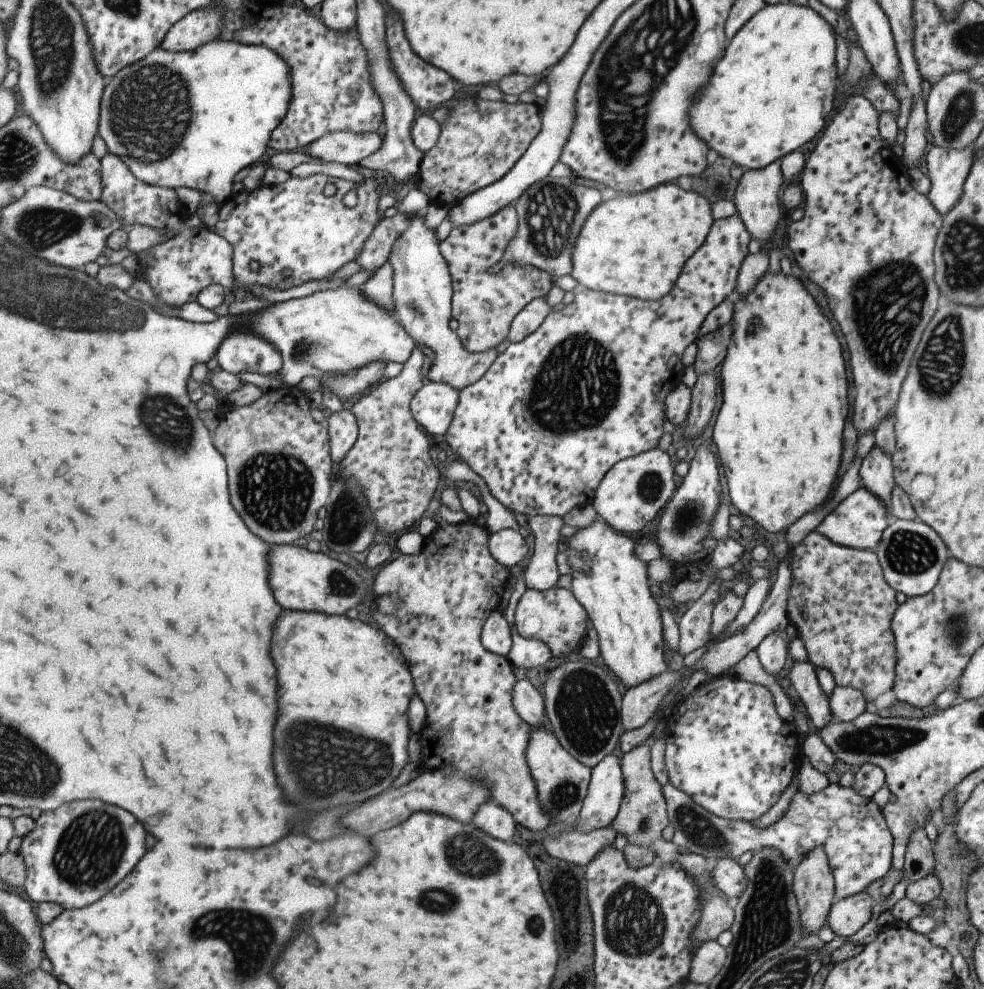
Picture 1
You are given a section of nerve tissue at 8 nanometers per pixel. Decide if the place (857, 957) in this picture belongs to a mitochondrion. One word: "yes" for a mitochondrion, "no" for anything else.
no

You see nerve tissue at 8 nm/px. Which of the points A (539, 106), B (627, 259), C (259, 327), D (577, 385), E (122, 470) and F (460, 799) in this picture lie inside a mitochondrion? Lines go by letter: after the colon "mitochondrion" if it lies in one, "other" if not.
A: other
B: other
C: other
D: mitochondrion
E: other
F: mitochondrion

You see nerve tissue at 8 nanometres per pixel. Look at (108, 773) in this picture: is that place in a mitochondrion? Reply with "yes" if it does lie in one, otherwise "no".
no

